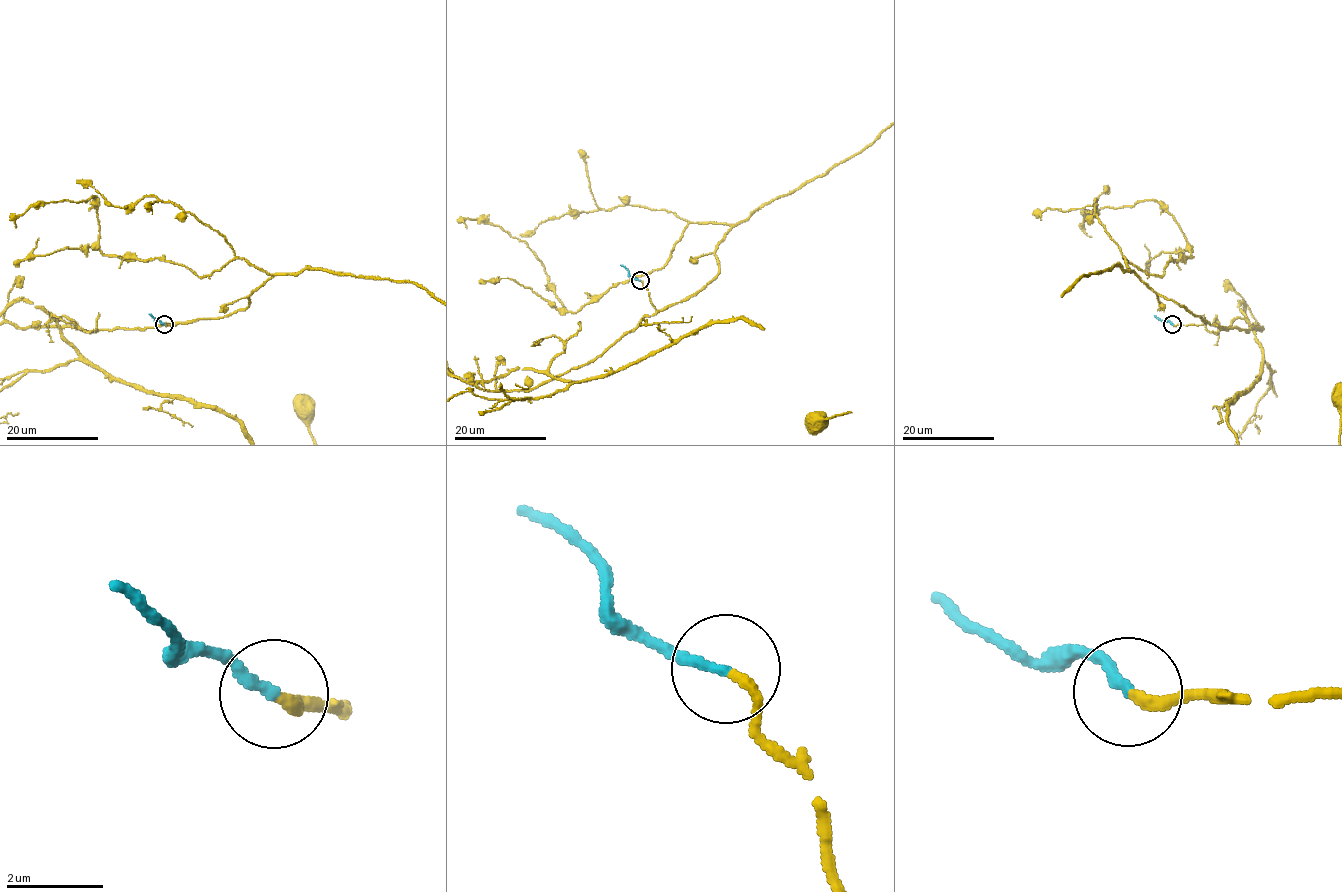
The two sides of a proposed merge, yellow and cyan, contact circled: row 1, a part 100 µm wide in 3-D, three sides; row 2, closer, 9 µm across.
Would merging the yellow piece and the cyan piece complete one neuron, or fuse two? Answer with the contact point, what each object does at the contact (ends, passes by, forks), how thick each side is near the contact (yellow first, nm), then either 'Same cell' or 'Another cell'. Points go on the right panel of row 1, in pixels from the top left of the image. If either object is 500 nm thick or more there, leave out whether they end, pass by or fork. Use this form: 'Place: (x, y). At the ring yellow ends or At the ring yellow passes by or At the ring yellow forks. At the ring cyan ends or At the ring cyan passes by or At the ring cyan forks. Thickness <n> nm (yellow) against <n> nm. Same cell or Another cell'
Place: (1172, 324). At the ring yellow ends. At the ring cyan ends. Thickness 240 nm (yellow) against 240 nm. Same cell

